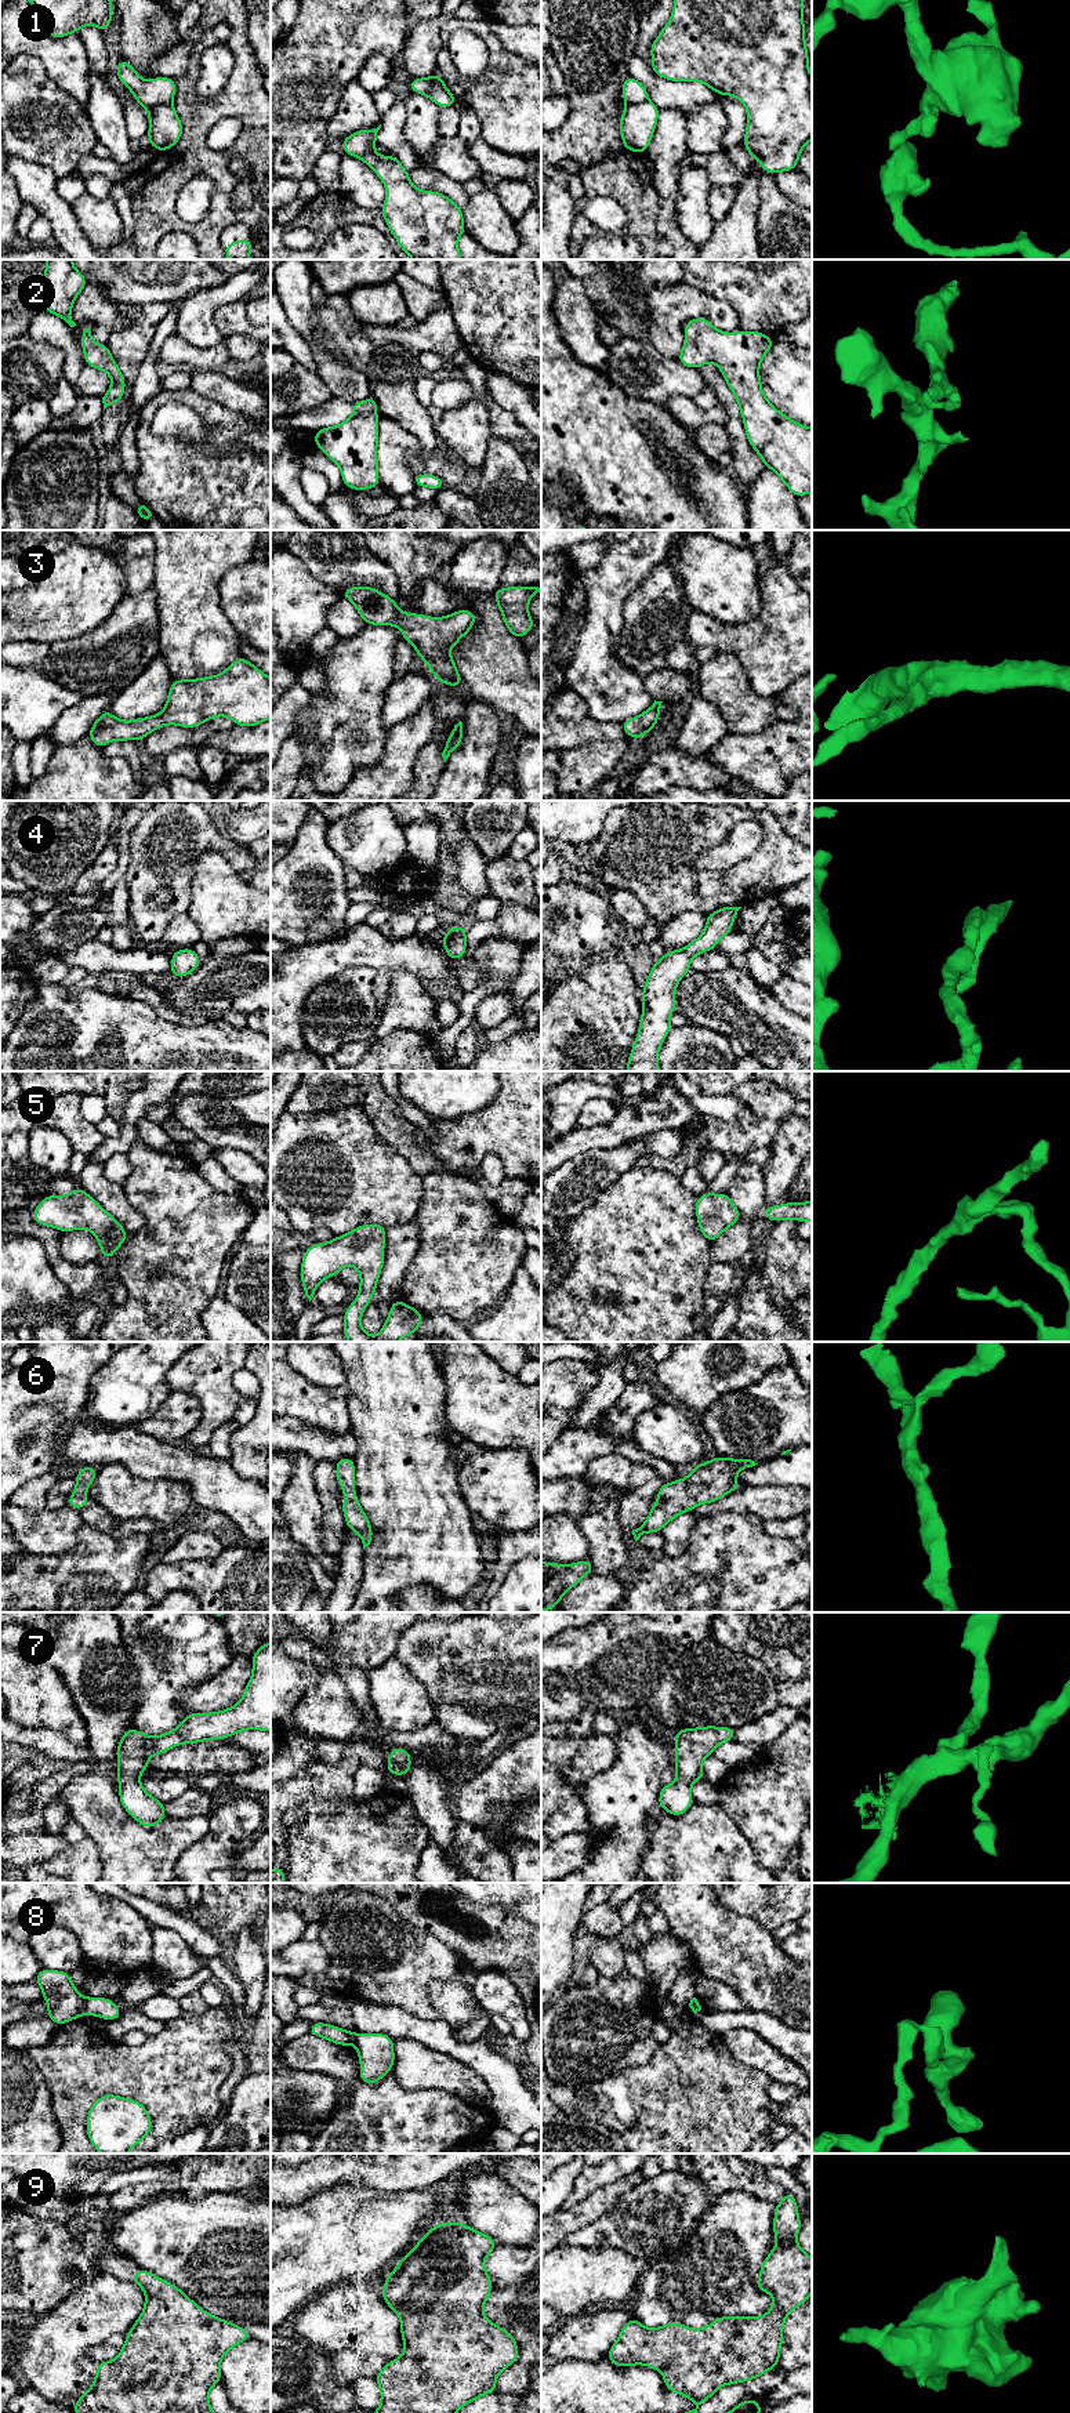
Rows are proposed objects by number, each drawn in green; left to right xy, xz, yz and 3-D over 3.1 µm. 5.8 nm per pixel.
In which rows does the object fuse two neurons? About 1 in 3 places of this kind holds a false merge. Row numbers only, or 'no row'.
1, 8

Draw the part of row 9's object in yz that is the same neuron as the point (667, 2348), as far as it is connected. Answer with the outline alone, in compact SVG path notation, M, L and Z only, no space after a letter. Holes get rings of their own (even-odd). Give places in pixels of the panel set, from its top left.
M784 2194L783 2200L775 2206L773 2217L776 2246L765 2258L757 2279L758 2290L773 2294L772 2307L765 2316L719 2316L706 2329L690 2329L678 2322L648 2329L634 2316L623 2326L606 2356L617 2367L646 2365L661 2372L668 2391L690 2398L696 2403L696 2407L686 2413L697 2413L699 2406L722 2385L744 2383L776 2369L784 2321L812 2294L812 2257L797 2242L801 2220L792 2194Z

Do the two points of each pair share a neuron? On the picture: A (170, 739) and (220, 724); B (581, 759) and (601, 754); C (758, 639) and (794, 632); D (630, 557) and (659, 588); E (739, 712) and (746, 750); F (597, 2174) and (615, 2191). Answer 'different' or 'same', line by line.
A: same
B: same
C: same
D: different
E: different
F: different

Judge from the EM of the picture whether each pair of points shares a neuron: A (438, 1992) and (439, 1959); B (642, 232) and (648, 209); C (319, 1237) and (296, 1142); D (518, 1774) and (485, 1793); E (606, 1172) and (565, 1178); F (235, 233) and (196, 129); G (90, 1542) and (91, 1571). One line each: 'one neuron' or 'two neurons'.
A: two neurons
B: one neuron
C: two neurons
D: one neuron
E: one neuron
F: two neurons
G: one neuron

